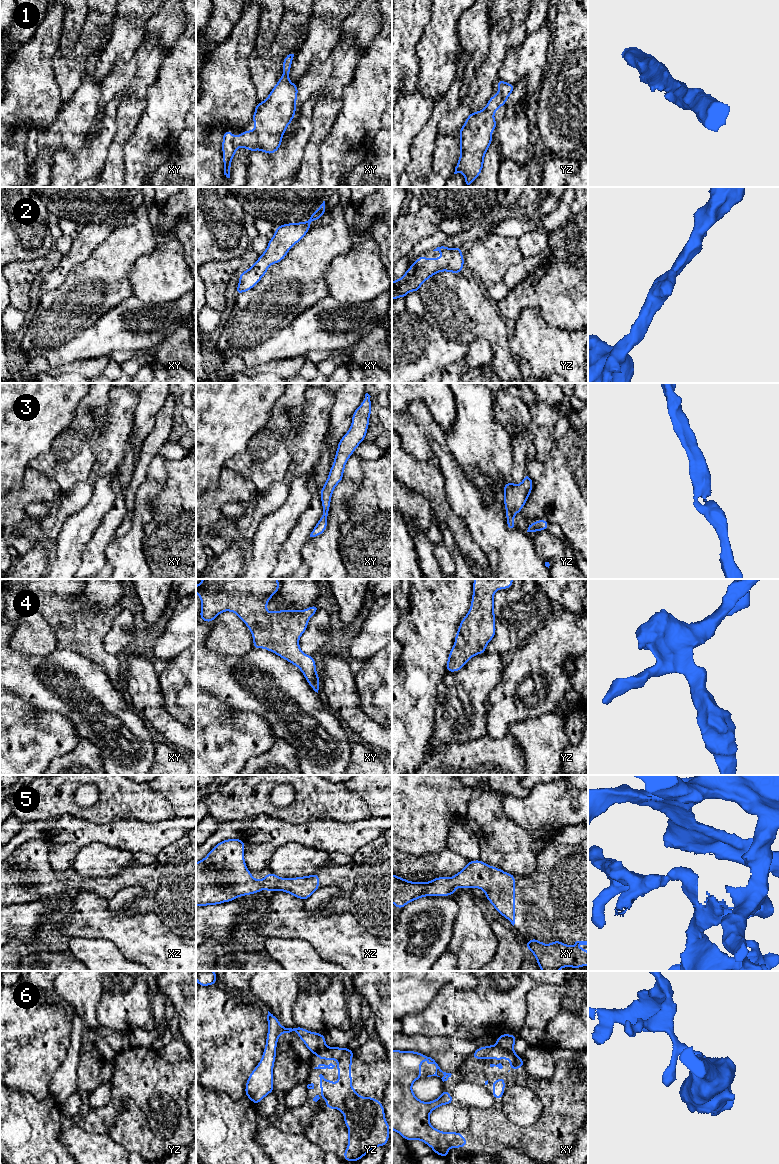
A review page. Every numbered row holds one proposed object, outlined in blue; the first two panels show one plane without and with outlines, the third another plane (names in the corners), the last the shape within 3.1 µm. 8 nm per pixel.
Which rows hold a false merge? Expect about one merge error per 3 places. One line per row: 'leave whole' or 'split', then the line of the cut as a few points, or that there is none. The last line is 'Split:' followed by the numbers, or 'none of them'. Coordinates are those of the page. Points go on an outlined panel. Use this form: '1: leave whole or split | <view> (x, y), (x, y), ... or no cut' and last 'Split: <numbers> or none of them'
1: leave whole | no cut
2: leave whole | no cut
3: leave whole | no cut
4: leave whole | no cut
5: leave whole | no cut
6: split | xy (496, 1045), (505, 1050), (512, 1051)
Split: 6

